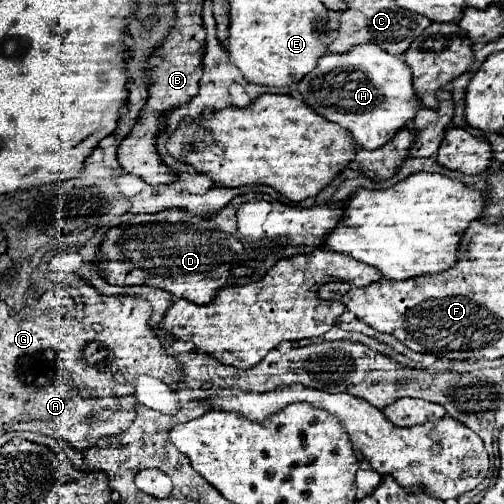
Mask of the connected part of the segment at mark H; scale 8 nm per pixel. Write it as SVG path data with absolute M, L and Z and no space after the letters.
M360 44L344 54L322 56L318 60L318 66L298 82L298 94L320 116L346 128L358 146L366 150L374 150L374 148L380 148L380 144L386 144L388 140L392 140L396 130L404 128L406 122L412 120L416 110L420 108L420 102L414 94L410 80L412 80L412 74L400 56L392 56L376 44Z

